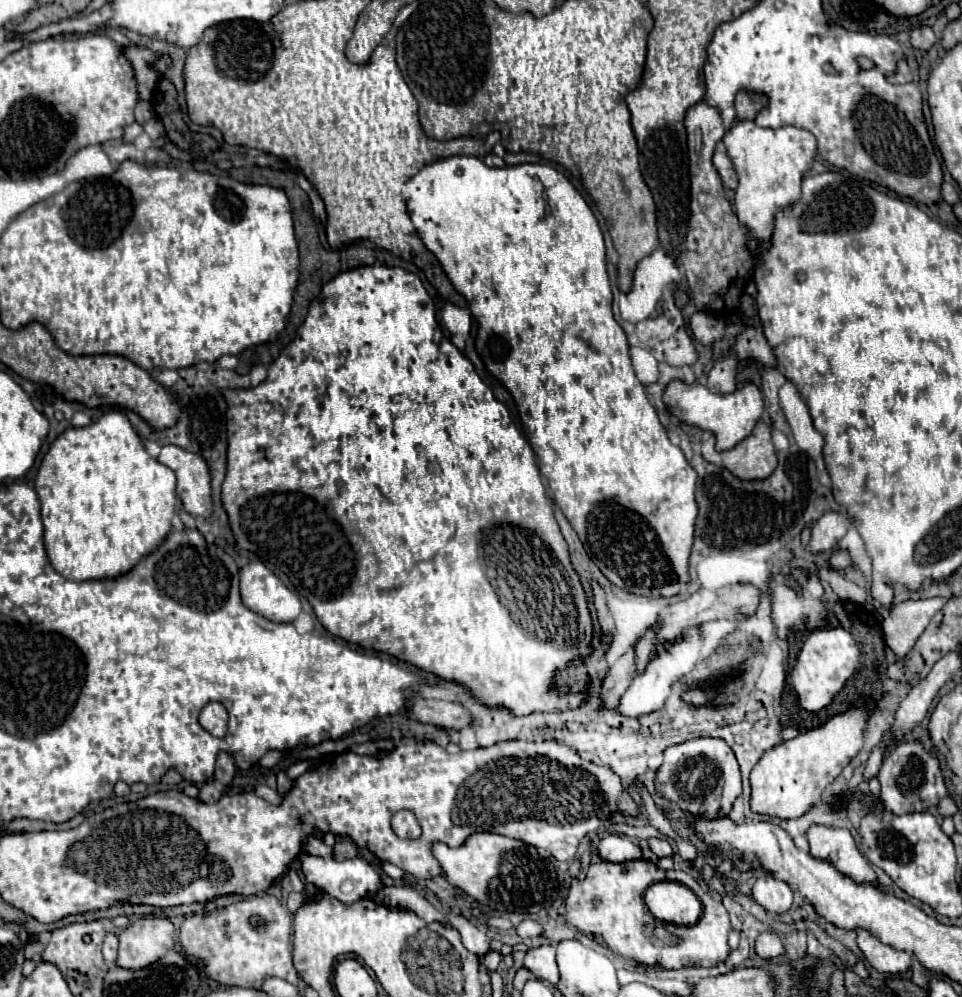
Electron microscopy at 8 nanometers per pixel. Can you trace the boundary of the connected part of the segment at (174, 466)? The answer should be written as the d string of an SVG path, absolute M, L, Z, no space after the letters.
M167 444L157 458L177 476L177 496L183 508L195 516L211 516L211 476L199 454L191 454L179 446Z

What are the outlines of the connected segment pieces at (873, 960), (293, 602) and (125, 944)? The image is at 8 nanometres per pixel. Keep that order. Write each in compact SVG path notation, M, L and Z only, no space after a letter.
M857 930L857 946L877 972L903 974L911 966L911 954L895 950L891 946L883 946L883 942L867 934L865 930Z
M255 560L241 568L239 576L241 600L249 610L265 616L271 622L295 622L301 612L301 602L277 576L273 576L269 568Z
M165 916L139 918L119 934L117 966L141 970L165 956L175 946L177 928Z

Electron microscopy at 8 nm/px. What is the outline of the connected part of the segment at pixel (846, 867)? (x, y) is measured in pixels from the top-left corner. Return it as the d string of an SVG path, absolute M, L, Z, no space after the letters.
M813 824L807 830L807 840L811 856L833 862L837 870L843 870L843 874L851 874L851 878L855 878L857 882L879 884L873 868L857 850L857 844L849 830Z

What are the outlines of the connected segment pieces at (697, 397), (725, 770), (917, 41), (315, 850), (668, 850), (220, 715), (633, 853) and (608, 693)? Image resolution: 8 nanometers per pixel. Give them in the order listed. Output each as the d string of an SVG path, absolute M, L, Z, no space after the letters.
M673 380L667 386L663 400L669 406L669 410L677 414L679 420L713 432L719 438L719 450L729 450L731 446L739 444L743 438L747 438L747 434L751 434L751 430L755 428L757 420L761 420L763 414L763 396L753 382L747 382L729 394L713 394L699 382L687 386L681 380Z
M695 738L695 740L687 740L683 744L677 744L677 746L671 746L665 750L665 760L657 772L655 788L663 798L677 804L685 814L713 818L717 814L729 814L735 798L741 794L741 772L739 772L737 758L725 740L721 740L721 738Z
M921 26L921 28L915 28L911 32L911 44L913 44L913 48L929 50L935 42L937 42L937 36L933 34L933 30L929 26Z
M315 834L307 836L307 838L303 840L303 846L305 846L305 850L307 850L309 854L315 854L315 856L327 858L327 856L333 854L333 848L327 846L327 844L323 842L323 838L319 838L319 836L315 836Z
M649 838L649 848L651 848L659 858L663 858L663 856L673 856L671 844L669 844L667 840L663 840L663 838Z
M209 702L209 704L203 708L203 712L201 712L201 716L199 716L199 722L201 722L211 734L223 738L223 736L225 736L225 724L227 724L227 710L225 710L225 706L219 704L219 702Z
M607 834L599 846L599 856L609 862L627 862L631 858L641 858L641 848L635 846L629 838L619 834Z
M631 646L611 668L603 682L603 704L607 708L615 708L619 704L619 698L629 688L631 680L637 676L635 666L635 648Z

